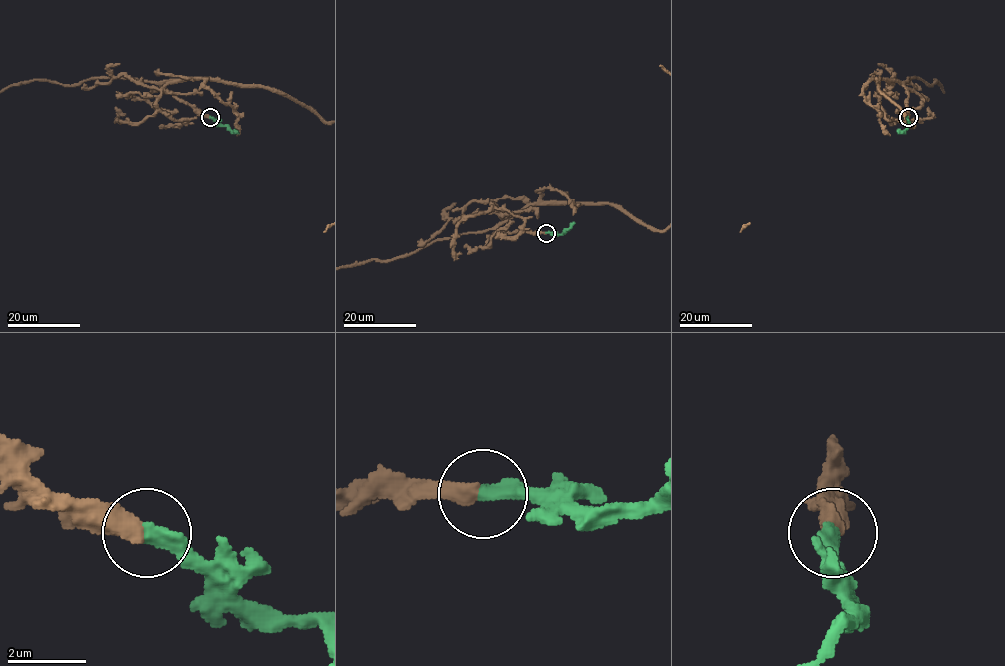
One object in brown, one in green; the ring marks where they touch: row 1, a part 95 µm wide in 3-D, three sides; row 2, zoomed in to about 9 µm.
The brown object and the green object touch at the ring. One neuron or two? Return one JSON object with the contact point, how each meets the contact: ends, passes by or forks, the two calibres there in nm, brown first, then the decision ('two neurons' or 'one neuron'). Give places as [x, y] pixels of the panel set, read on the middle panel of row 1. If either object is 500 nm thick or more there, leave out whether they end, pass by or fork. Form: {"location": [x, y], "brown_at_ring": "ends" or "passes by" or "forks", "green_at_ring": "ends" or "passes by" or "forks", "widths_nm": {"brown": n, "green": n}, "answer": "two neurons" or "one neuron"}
{"location": [546, 233], "widths_nm": {"brown": 500, "green": 400}, "answer": "one neuron"}

